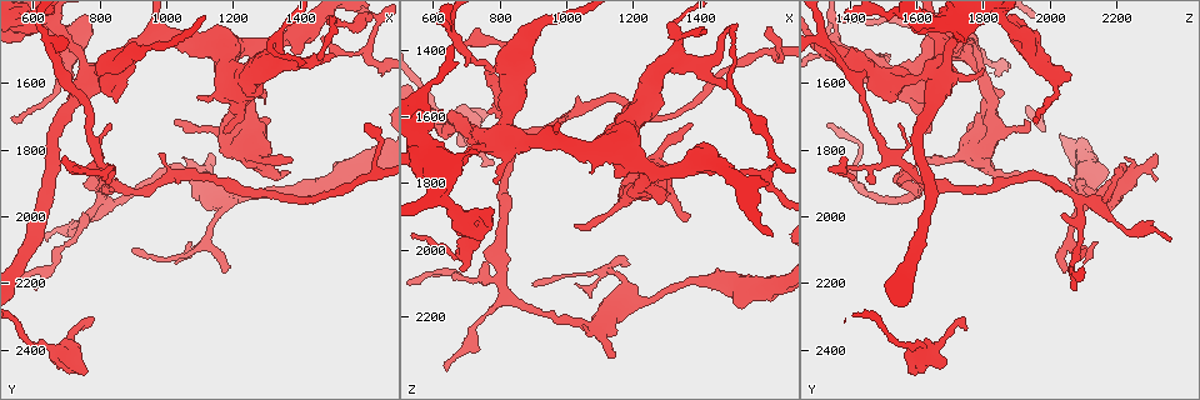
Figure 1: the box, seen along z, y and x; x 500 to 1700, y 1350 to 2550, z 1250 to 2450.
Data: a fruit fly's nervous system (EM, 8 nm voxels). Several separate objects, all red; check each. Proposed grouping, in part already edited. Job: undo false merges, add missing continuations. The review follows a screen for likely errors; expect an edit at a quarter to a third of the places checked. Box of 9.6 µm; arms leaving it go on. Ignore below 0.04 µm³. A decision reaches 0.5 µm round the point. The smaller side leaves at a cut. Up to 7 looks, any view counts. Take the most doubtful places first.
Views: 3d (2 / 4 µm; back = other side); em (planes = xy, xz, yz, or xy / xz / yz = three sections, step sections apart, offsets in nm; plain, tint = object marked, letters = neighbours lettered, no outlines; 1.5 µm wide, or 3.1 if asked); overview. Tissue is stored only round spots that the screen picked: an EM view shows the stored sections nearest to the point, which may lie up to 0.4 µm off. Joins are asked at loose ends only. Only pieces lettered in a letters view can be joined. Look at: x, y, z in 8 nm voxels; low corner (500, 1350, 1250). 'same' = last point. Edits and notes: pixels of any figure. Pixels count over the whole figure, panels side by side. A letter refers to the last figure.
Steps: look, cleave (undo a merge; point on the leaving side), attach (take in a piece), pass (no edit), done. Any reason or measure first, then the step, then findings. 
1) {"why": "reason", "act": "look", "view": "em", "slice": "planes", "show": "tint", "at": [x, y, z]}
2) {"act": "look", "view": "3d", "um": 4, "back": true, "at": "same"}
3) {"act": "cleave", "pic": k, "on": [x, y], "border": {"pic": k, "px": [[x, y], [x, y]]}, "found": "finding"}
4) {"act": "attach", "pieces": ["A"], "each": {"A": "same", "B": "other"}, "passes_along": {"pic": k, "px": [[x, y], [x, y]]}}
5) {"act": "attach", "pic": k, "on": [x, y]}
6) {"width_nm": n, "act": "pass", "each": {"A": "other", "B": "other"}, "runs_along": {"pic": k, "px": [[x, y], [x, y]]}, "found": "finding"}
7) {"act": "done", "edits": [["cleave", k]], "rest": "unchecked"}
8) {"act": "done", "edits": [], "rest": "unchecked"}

{"act": "look", "view": "3d", "um": 4, "at": [1380, 1830, 1630]}

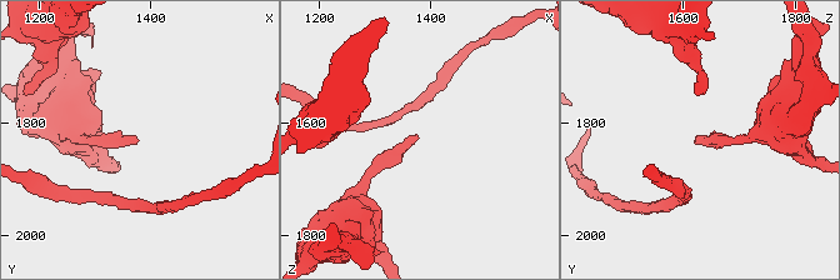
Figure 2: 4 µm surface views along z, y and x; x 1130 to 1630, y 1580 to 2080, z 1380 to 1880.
{"act": "look", "view": "em", "slice": "planes", "show": "letters", "at": [1385, 1830, 1620]}

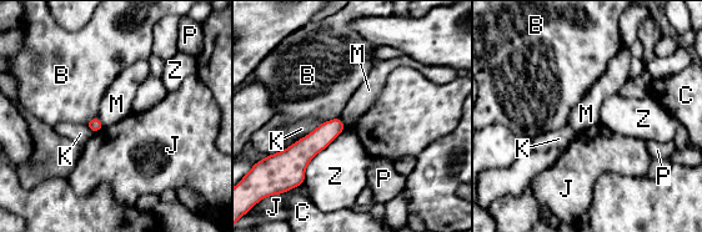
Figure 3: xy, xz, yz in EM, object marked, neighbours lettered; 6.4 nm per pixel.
{"longest_contact_nm": ["Z", 440], "act": "pass", "each": {"B": "other", "C": "other", "J": "other", "K": "other", "M": "other", "P": "other", "Z": "other"}, "border": {"pic": 3, "px": [[98, 117], [103, 126]]}, "found": "none of them fits"}

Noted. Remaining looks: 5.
{"why": "branch stops here", "act": "look", "view": "em", "slice": "xy", "step": 8, "show": "tint", "at": [1140, 1810, 2310]}

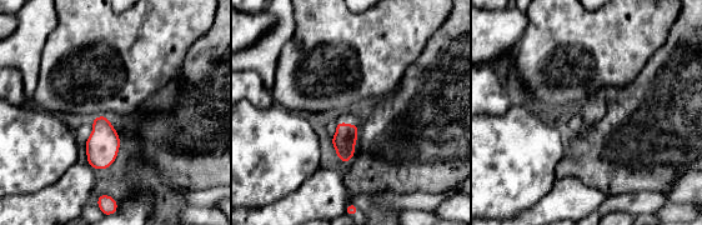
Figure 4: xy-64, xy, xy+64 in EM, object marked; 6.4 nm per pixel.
{"why": "cut it another way", "act": "look", "view": "em", "slice": "planes", "show": "letters", "at": "same"}

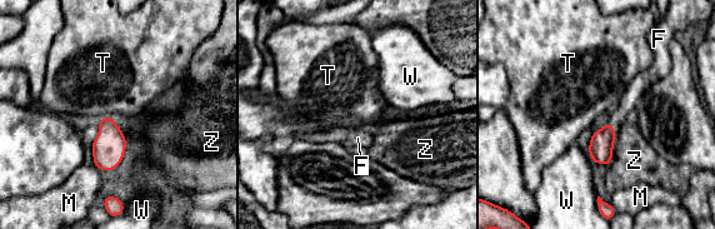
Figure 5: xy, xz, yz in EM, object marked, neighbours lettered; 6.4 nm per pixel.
{"act": "attach", "pieces": ["F"], "each": {"F": "same", "M": "other", "T": "other", "W": "other", "Z": "other"}, "passes_along": {"pic": 5, "px": [[600, 148], [611, 127], [633, 94]]}, "found": "it goes on there"}

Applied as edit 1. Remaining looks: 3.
{"why": "free end", "act": "look", "view": "3d", "um": 2, "back": true, "at": [1610, 1730, 1340]}

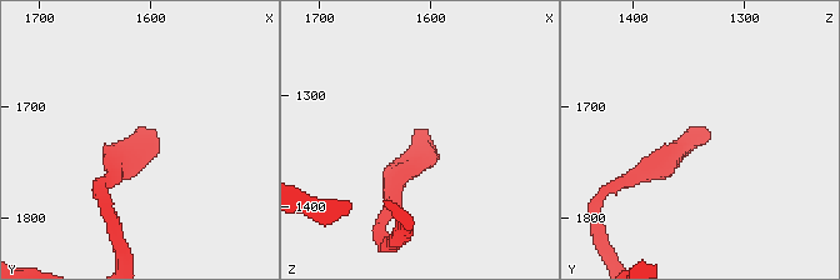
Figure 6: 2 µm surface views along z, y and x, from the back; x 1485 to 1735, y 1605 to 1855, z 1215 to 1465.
{"why": "need the tissue", "act": "look", "view": "em", "slice": "planes", "show": "tint", "at": [1614, 1724, 1330]}

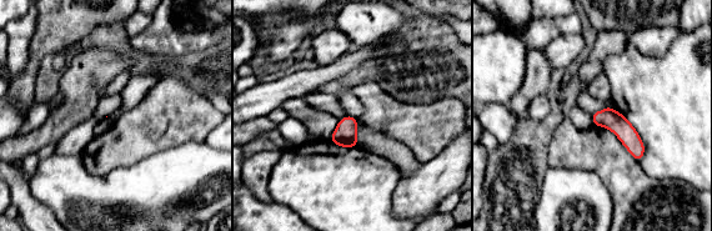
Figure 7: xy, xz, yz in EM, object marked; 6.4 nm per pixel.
{"act": "look", "view": "em", "slice": "planes", "show": "letters", "at": "same"}

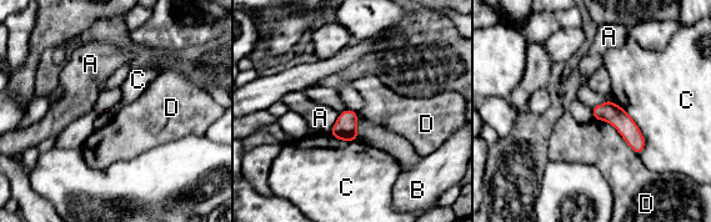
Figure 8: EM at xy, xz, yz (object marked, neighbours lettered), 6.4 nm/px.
{"act": "pass", "each": {"A": "other", "B": "other", "C": "other", "D": "other"}, "runs_along": {"pic": 8, "px": [[595, 110], [609, 111], [639, 150]]}, "found": "none of them fits"}

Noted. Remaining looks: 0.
{"act": "done", "edits": [["attach", 5]], "rest": "unchecked"}

